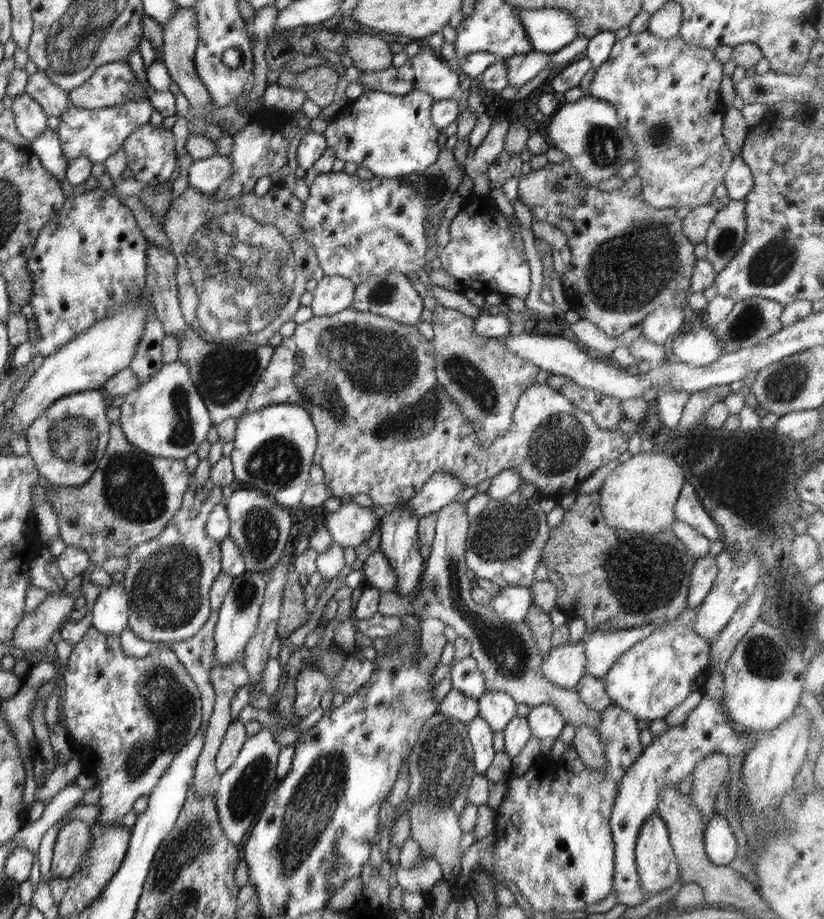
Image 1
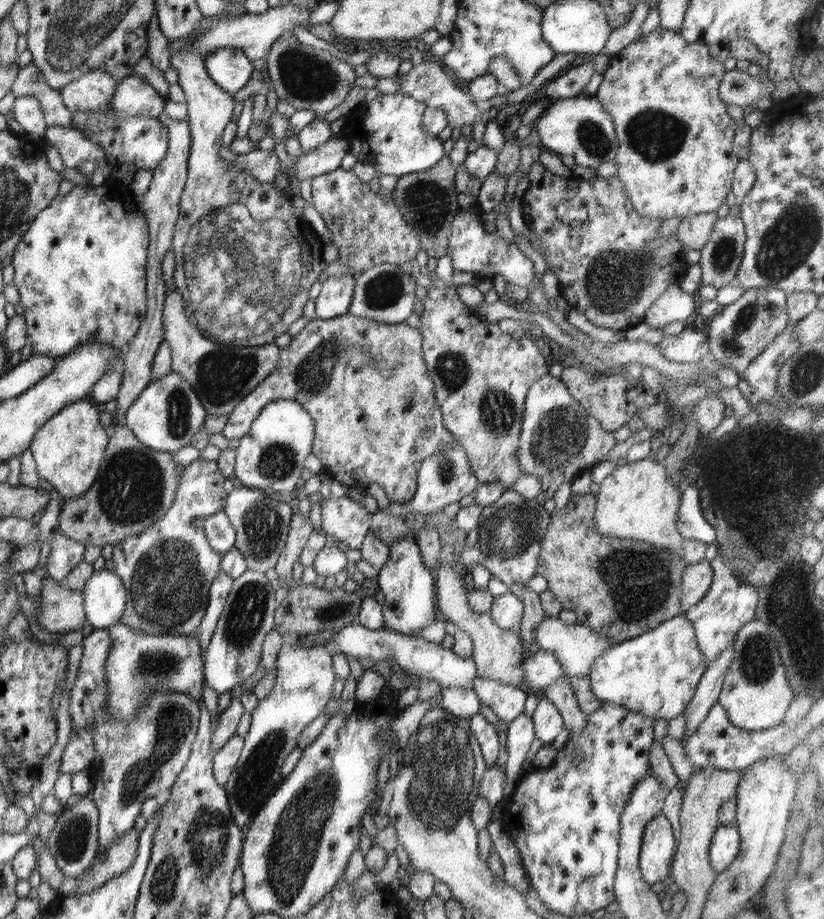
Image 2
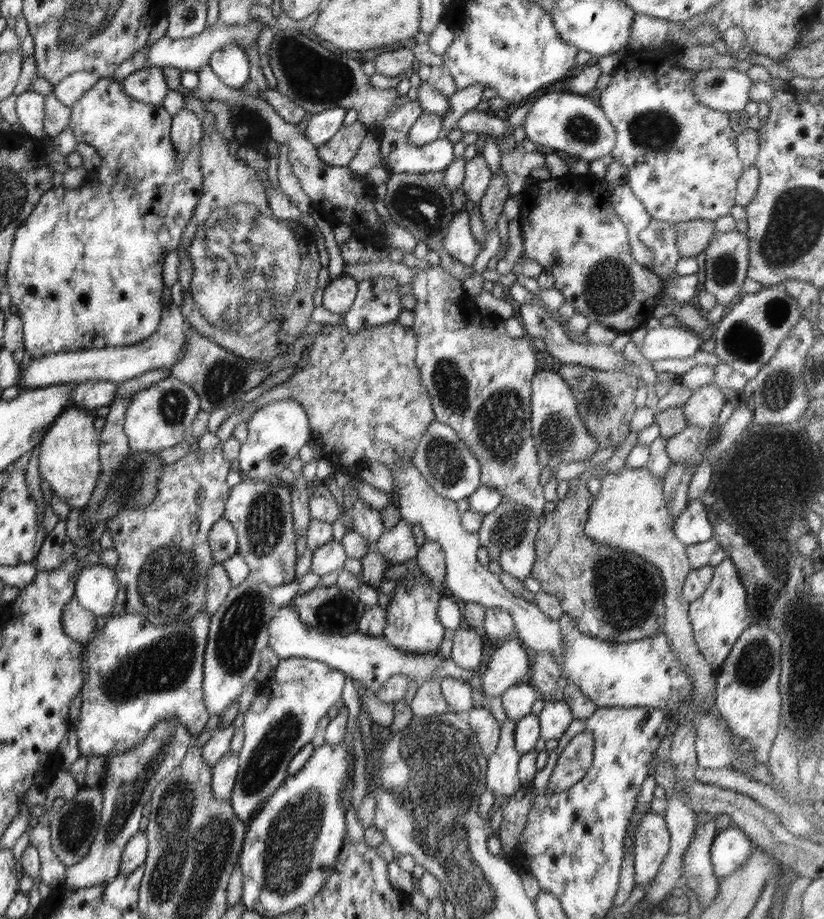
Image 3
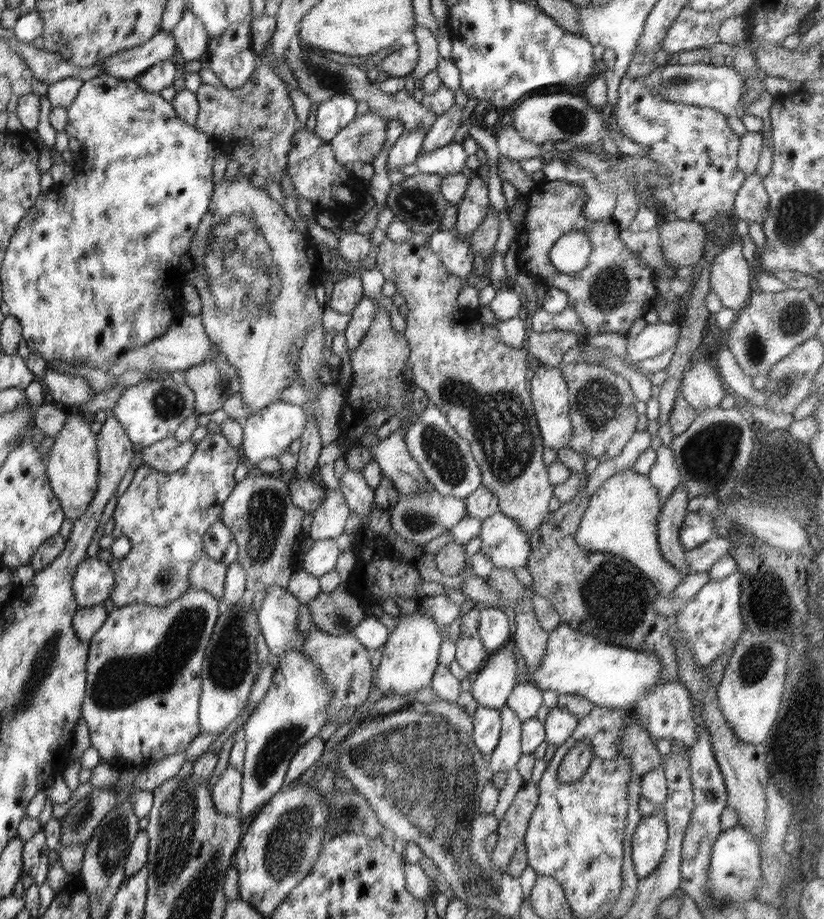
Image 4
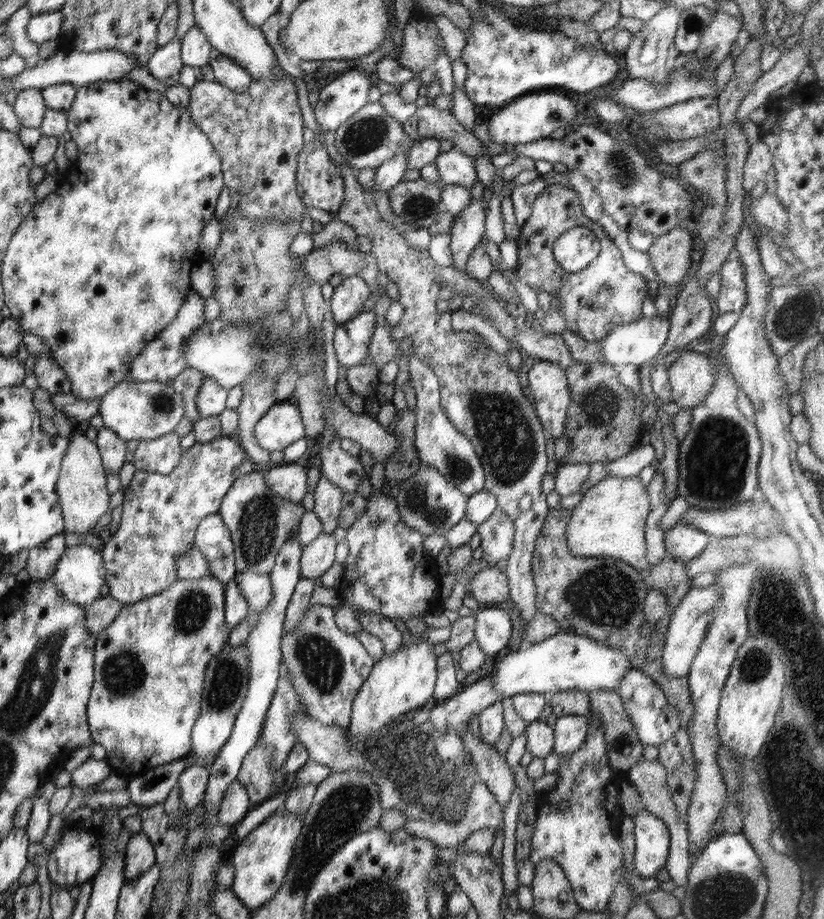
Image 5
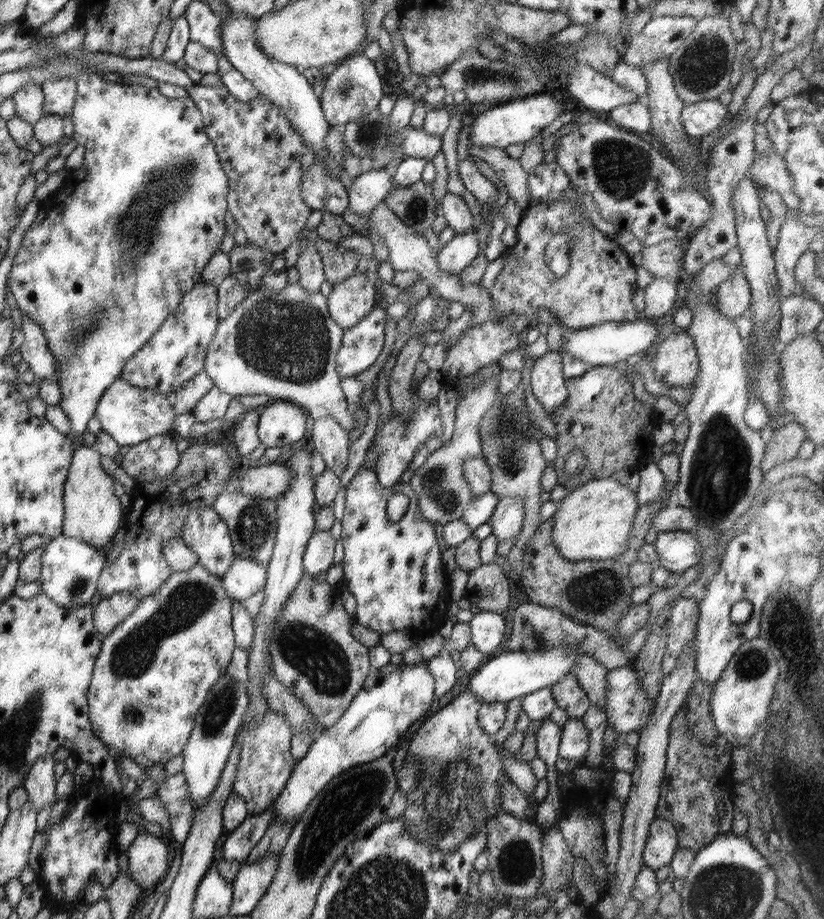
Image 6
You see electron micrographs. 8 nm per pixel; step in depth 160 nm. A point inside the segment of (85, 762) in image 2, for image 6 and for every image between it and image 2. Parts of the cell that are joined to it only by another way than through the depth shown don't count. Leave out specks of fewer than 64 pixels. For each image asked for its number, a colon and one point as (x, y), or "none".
3: (139, 674)
4: (144, 666)
5: (150, 661)
6: (153, 672)

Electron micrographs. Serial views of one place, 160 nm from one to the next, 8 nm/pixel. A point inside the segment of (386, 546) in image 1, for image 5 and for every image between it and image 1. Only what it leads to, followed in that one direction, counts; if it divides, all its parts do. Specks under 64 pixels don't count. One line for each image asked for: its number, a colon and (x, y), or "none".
2: (408, 586)
3: (412, 625)
4: (409, 657)
5: (399, 684)

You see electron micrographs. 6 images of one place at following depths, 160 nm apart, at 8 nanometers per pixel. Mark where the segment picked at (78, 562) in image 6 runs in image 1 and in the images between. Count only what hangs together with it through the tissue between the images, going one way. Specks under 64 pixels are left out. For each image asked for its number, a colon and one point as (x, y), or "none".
1: (110, 614)
2: (105, 597)
3: (96, 587)
4: (93, 581)
5: (80, 573)

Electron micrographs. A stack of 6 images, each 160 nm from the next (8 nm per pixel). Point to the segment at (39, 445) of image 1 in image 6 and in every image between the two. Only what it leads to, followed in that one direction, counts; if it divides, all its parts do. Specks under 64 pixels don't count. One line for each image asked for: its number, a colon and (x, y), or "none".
2: (68, 450)
3: (69, 454)
4: (72, 469)
5: (82, 485)
6: (92, 512)

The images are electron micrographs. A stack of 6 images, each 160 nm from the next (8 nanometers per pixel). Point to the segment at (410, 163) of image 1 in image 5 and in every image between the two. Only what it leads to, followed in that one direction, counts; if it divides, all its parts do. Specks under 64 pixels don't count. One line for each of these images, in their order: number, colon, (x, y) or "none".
2: (388, 134)
3: (400, 155)
4: (450, 159)
5: (454, 167)

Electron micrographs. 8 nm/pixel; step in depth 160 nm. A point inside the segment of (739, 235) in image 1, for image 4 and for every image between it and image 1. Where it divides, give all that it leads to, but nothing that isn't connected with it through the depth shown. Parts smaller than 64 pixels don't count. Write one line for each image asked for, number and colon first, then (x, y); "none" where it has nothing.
2: (721, 257)
3: (726, 256)
4: (731, 277)

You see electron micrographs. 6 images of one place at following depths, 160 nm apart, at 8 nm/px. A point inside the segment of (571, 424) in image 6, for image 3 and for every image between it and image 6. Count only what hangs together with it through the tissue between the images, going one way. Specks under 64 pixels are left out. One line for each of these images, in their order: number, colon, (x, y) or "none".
3: (606, 398)
4: (602, 411)
5: (603, 424)

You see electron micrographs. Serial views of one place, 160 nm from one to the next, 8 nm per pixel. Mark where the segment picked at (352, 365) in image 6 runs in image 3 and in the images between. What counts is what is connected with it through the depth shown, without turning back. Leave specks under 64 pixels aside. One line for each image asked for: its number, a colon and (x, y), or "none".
3: (377, 302)
4: (362, 315)
5: (351, 339)

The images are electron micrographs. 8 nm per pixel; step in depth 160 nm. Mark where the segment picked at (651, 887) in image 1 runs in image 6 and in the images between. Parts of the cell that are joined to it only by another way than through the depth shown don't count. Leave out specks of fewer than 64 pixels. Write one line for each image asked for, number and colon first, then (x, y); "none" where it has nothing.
2: (659, 841)
3: (652, 841)
4: (649, 842)
5: (652, 838)
6: (662, 842)

